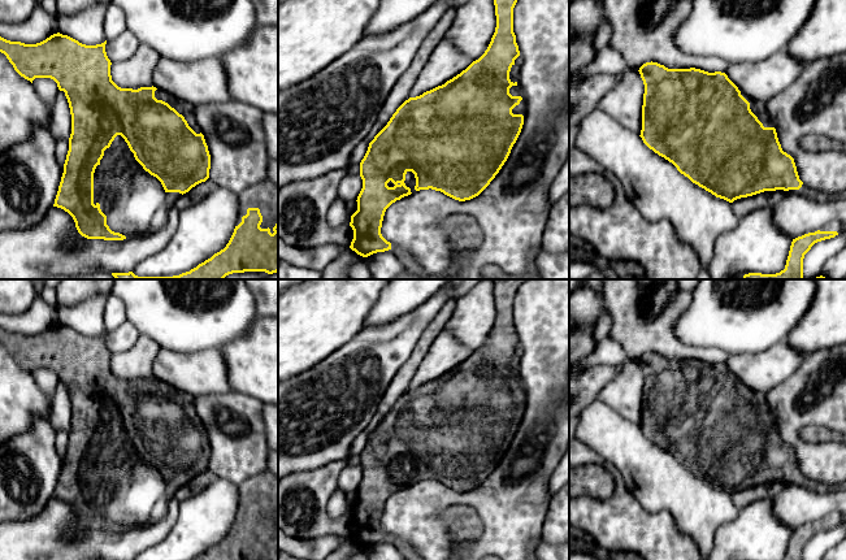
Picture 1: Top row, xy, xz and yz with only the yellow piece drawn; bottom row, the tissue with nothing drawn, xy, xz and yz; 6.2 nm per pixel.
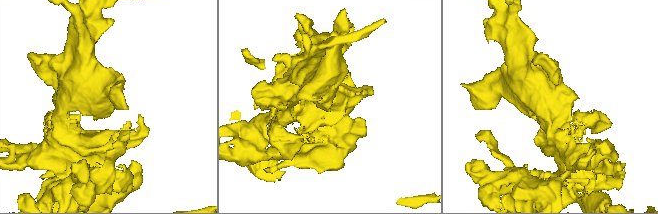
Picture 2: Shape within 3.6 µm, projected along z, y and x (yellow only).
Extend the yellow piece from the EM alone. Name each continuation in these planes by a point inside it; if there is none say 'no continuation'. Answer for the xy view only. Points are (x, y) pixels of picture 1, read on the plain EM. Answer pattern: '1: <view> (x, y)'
1: xy (186, 400)
2: xy (264, 486)
3: xy (134, 493)

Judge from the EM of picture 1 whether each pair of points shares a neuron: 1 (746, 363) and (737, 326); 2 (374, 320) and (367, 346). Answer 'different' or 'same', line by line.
1: different
2: different

